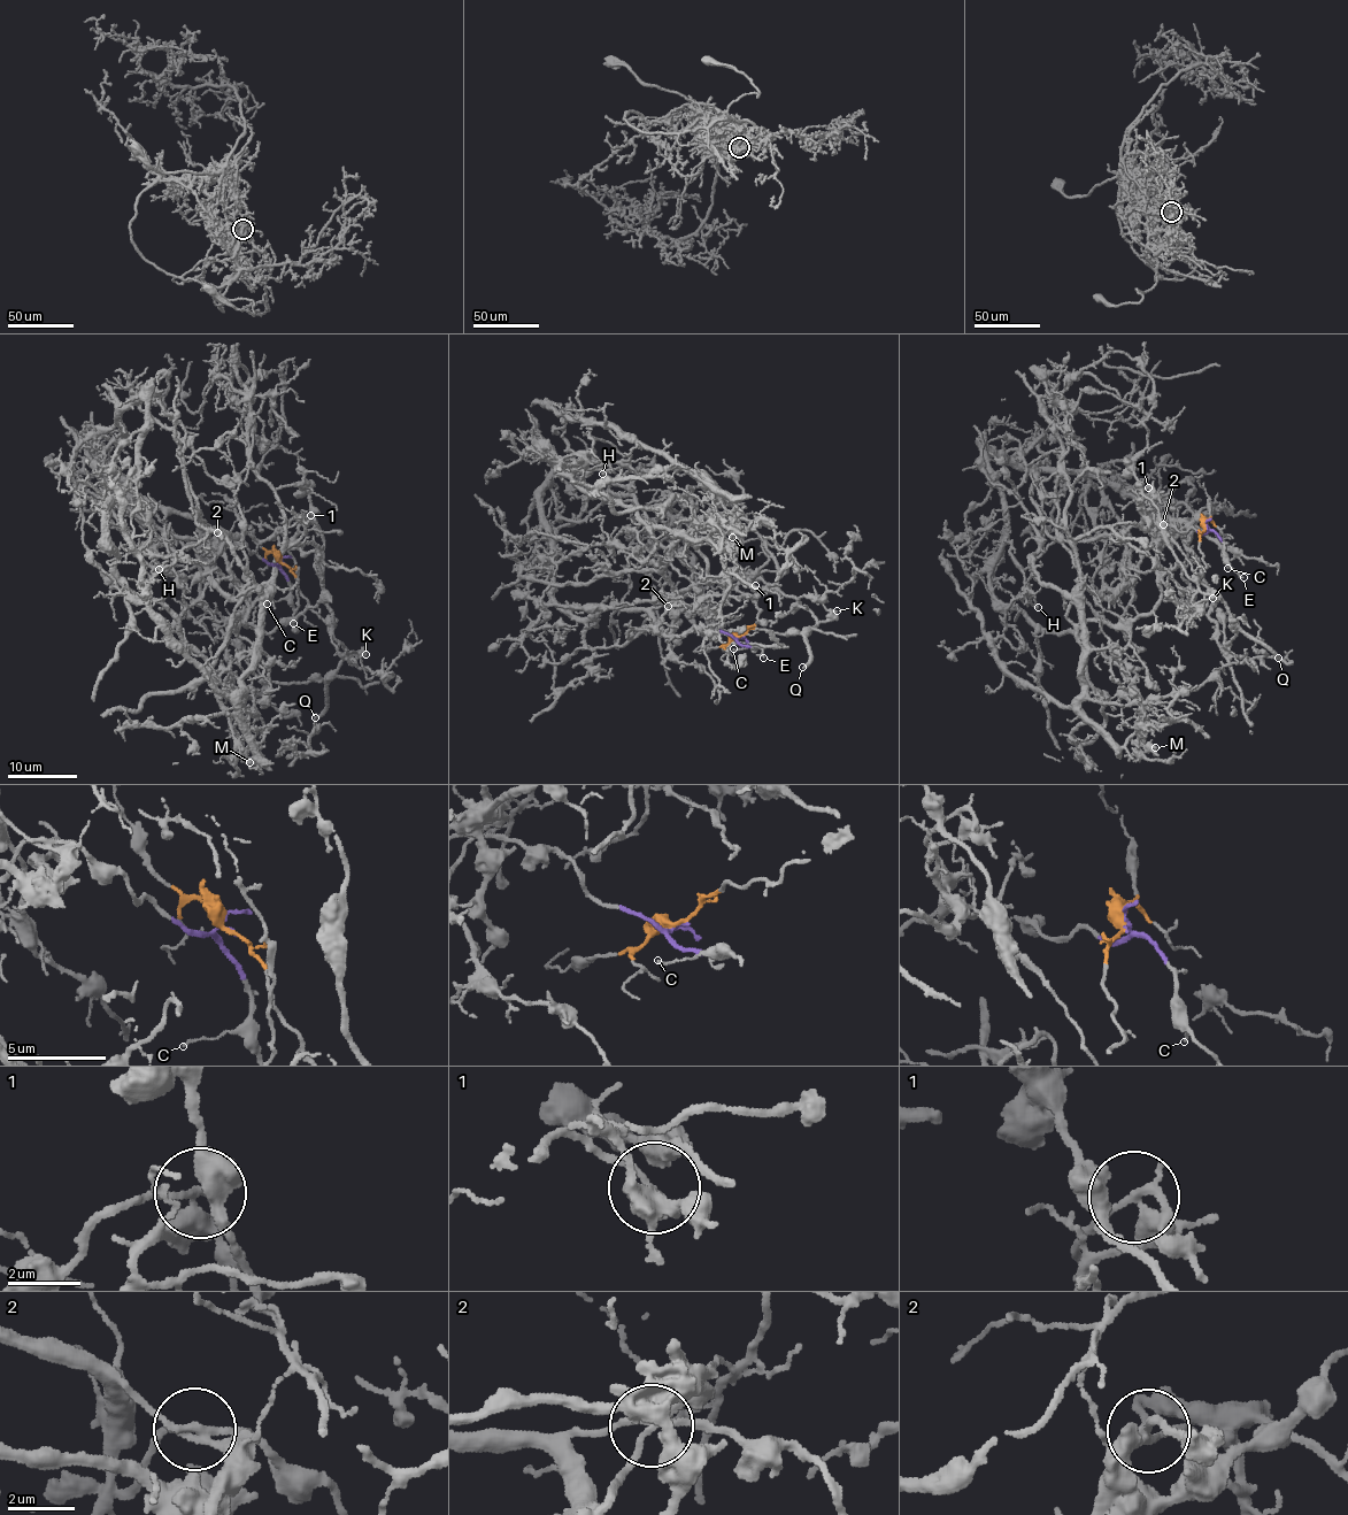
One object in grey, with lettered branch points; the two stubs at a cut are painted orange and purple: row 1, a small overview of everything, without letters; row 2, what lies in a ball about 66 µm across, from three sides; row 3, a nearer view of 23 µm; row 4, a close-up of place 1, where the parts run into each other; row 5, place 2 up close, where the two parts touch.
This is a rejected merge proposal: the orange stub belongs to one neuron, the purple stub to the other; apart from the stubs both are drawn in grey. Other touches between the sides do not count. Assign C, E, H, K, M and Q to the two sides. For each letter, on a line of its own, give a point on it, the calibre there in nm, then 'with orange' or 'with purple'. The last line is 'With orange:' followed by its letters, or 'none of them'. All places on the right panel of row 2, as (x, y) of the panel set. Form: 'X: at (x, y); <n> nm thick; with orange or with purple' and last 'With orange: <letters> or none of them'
C: at (1227, 568); 110 nm thick; with purple
E: at (1243, 577); 90 nm thick; with purple
H: at (1038, 607); 120 nm thick; with orange
K: at (1212, 598); 400 nm thick; with orange
M: at (1155, 747); 140 nm thick; with purple
Q: at (1278, 658); 280 nm thick; with orange
With orange: H, K, Q

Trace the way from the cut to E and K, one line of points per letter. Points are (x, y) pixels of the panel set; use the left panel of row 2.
E: (282, 561), (278, 566), (290, 585), (293, 624)
K: (282, 561), (297, 579), (308, 606), (326, 623), (347, 653), (367, 655)

